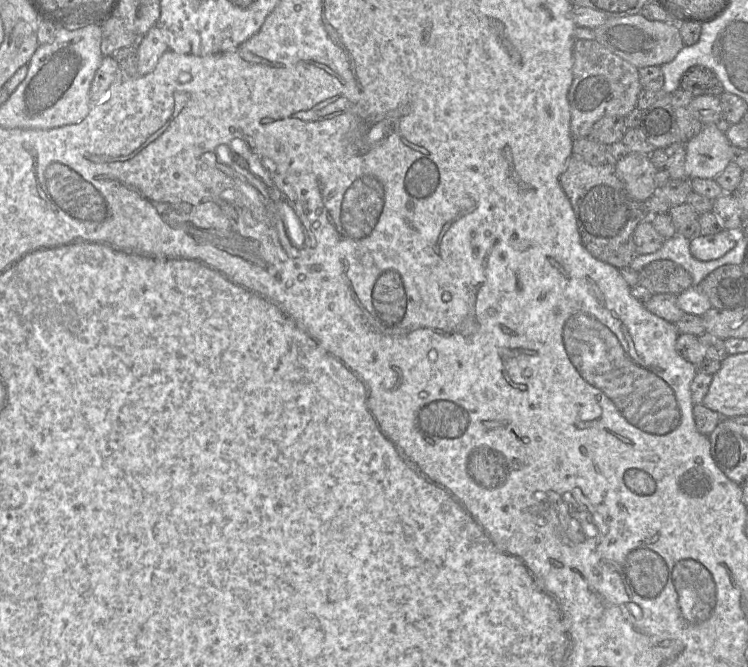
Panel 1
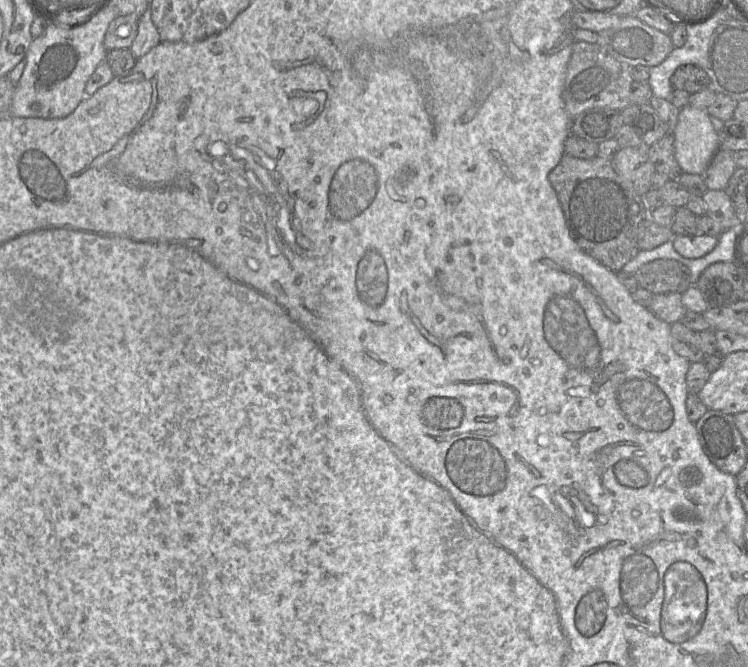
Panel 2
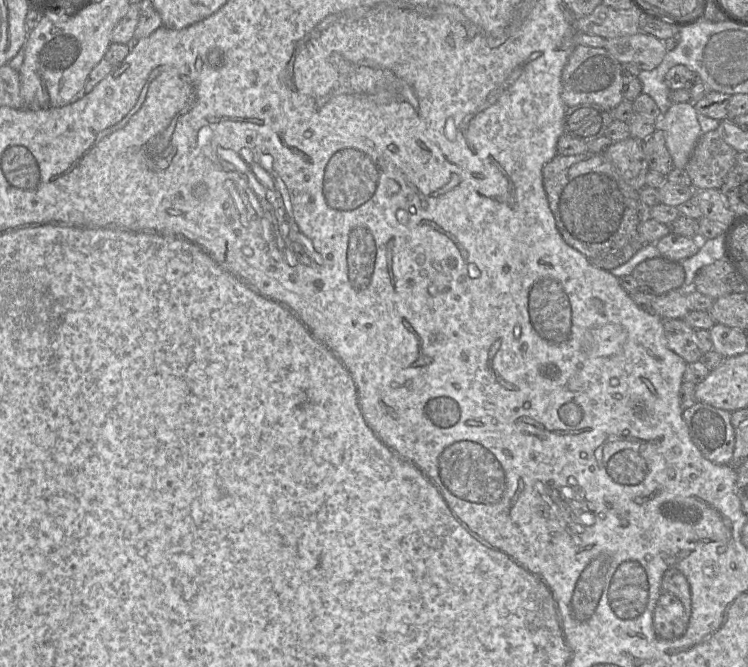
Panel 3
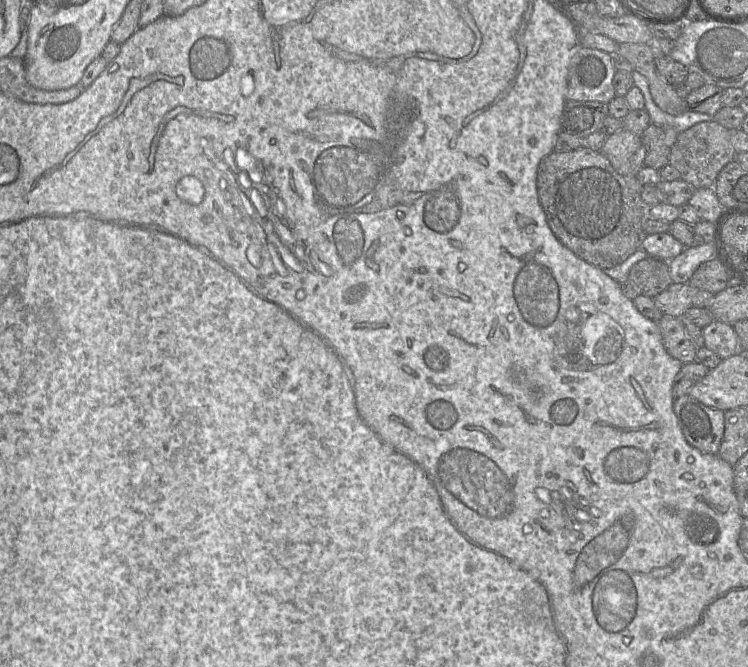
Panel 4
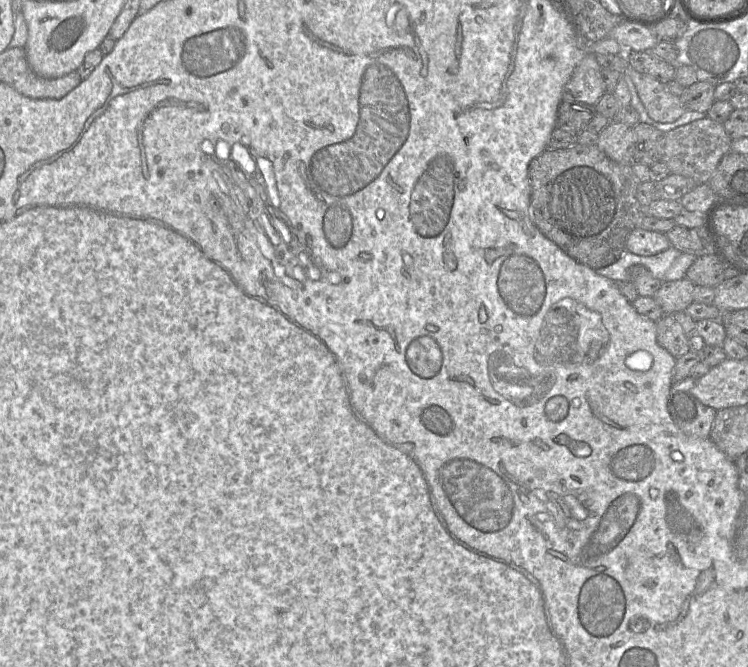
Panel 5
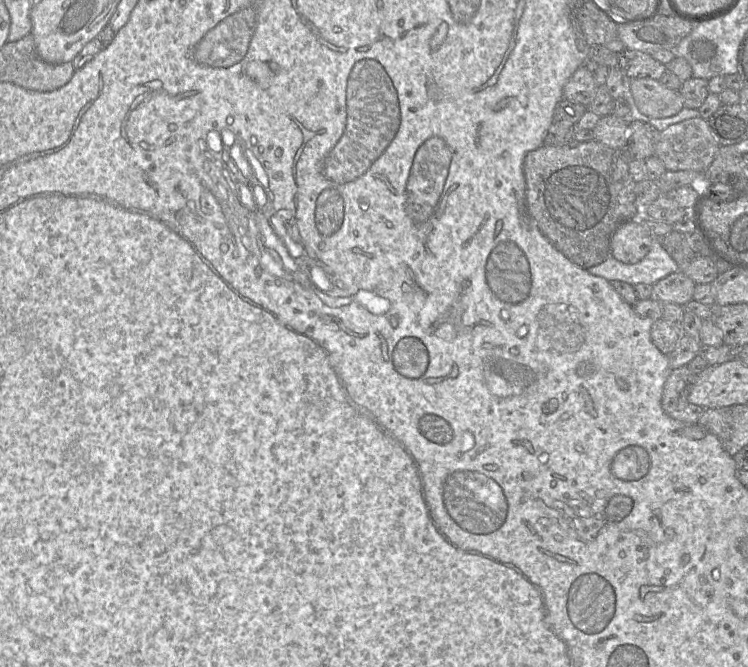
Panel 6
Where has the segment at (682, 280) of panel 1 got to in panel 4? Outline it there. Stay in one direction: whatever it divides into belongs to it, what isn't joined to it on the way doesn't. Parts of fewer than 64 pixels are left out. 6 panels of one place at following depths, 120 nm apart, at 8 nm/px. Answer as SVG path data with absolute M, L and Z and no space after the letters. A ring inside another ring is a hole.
M647 257L636 262L628 279L641 291L641 295L655 297L672 284L669 260Z

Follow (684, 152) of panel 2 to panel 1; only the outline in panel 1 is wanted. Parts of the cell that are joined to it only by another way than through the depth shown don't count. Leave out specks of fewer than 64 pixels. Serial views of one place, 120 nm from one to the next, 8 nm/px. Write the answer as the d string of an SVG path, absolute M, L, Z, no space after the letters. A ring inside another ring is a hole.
M703 124L701 131L685 143L685 172L689 179L715 179L732 162L731 143L717 124Z

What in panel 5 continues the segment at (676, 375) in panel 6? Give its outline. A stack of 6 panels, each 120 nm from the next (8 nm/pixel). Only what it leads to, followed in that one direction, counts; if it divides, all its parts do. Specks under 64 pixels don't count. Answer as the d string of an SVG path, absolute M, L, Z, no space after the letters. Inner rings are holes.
M687 377L673 383L668 397L668 411L678 428L687 436L709 438L717 410L702 404L694 395L696 380Z

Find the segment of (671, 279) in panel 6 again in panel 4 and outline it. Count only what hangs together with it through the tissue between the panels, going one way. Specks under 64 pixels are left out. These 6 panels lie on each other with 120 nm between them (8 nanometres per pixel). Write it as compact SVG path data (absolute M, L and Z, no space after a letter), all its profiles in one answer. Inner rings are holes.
M672 283L653 297L663 316L681 317L692 306L696 290L690 283Z

